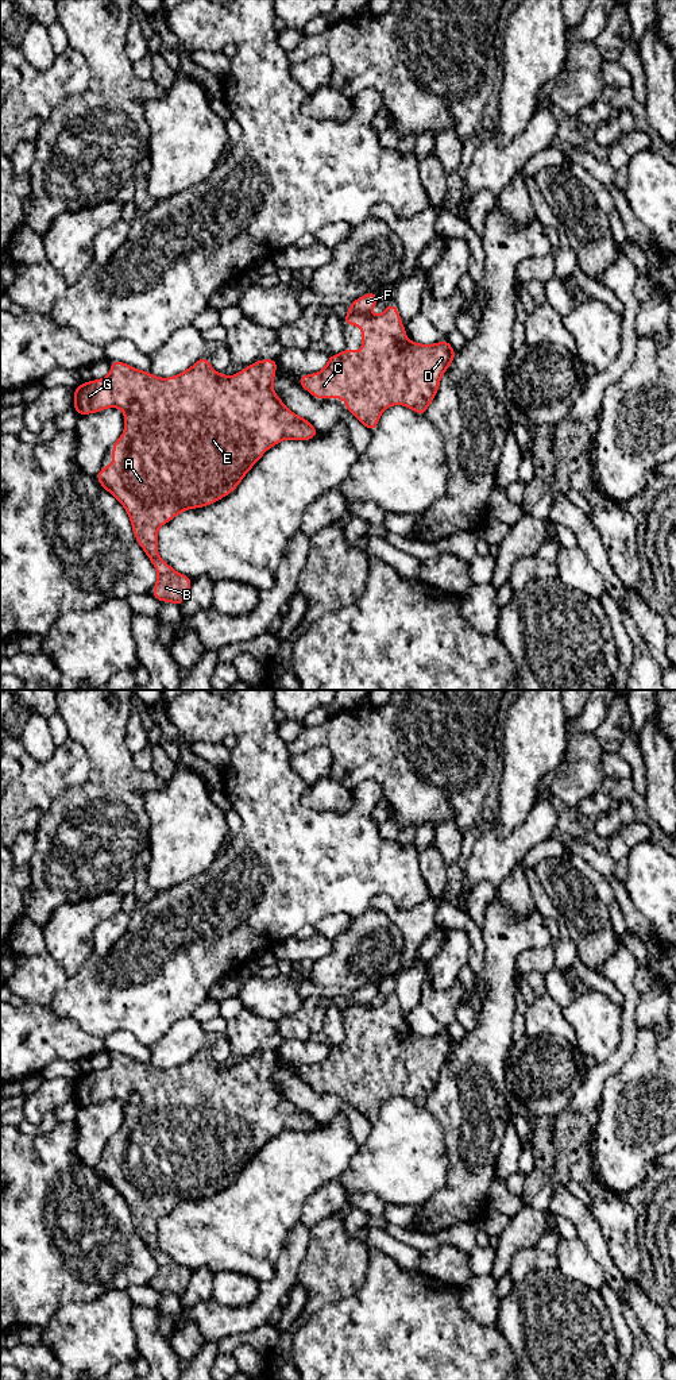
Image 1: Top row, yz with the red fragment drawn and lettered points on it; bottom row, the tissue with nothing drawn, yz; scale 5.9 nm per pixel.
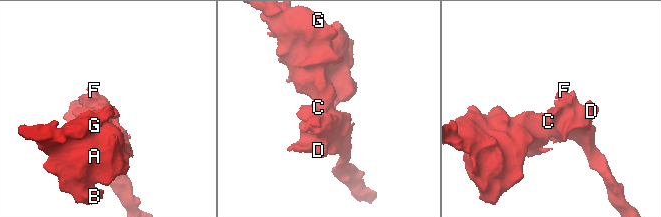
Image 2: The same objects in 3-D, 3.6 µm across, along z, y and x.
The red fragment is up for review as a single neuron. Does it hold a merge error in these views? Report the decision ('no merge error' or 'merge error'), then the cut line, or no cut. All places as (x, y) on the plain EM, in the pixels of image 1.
merge error; cut yz (367, 1003), (351, 1003), (348, 1006)

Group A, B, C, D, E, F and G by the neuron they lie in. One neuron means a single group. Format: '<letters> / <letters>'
A B C D E G / F

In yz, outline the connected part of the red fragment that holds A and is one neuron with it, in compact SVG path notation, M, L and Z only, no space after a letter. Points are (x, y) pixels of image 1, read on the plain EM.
M208 1046L200 1049L188 1061L159 1069L148 1063L135 1060L124 1053L112 1052L105 1069L81 1073L73 1082L73 1098L77 1107L98 1105L108 1099L120 1099L124 1106L123 1126L112 1136L112 1157L103 1157L97 1173L111 1184L128 1204L135 1231L157 1261L158 1271L151 1287L161 1294L181 1298L193 1271L177 1264L158 1245L158 1221L188 1200L213 1196L231 1186L264 1144L285 1130L312 1132L318 1126L313 1115L287 1100L273 1080L277 1051L259 1051L229 1068L219 1065L209 1055Z

